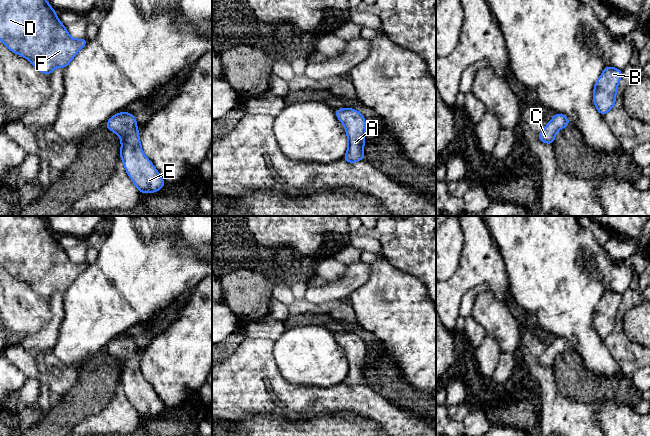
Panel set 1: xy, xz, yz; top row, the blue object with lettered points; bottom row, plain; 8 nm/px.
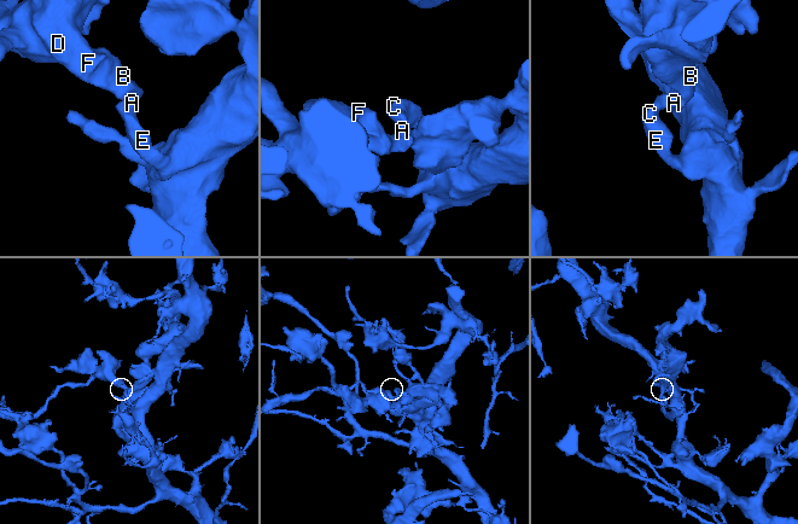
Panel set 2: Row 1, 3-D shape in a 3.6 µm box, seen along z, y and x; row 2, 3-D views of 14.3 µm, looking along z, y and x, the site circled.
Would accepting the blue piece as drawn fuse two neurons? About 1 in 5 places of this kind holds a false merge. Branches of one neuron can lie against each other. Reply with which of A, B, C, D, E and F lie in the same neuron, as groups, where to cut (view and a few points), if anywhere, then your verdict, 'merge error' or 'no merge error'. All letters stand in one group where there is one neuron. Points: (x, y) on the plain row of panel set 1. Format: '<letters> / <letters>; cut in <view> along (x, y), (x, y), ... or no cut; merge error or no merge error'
A B C D E F; no cut; no merge error

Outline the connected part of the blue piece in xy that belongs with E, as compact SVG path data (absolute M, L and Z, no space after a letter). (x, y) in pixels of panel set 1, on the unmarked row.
M119 336L105 348L121 363L120 381L125 394L140 417L153 417L164 411L165 405L142 375L137 345L129 336Z

